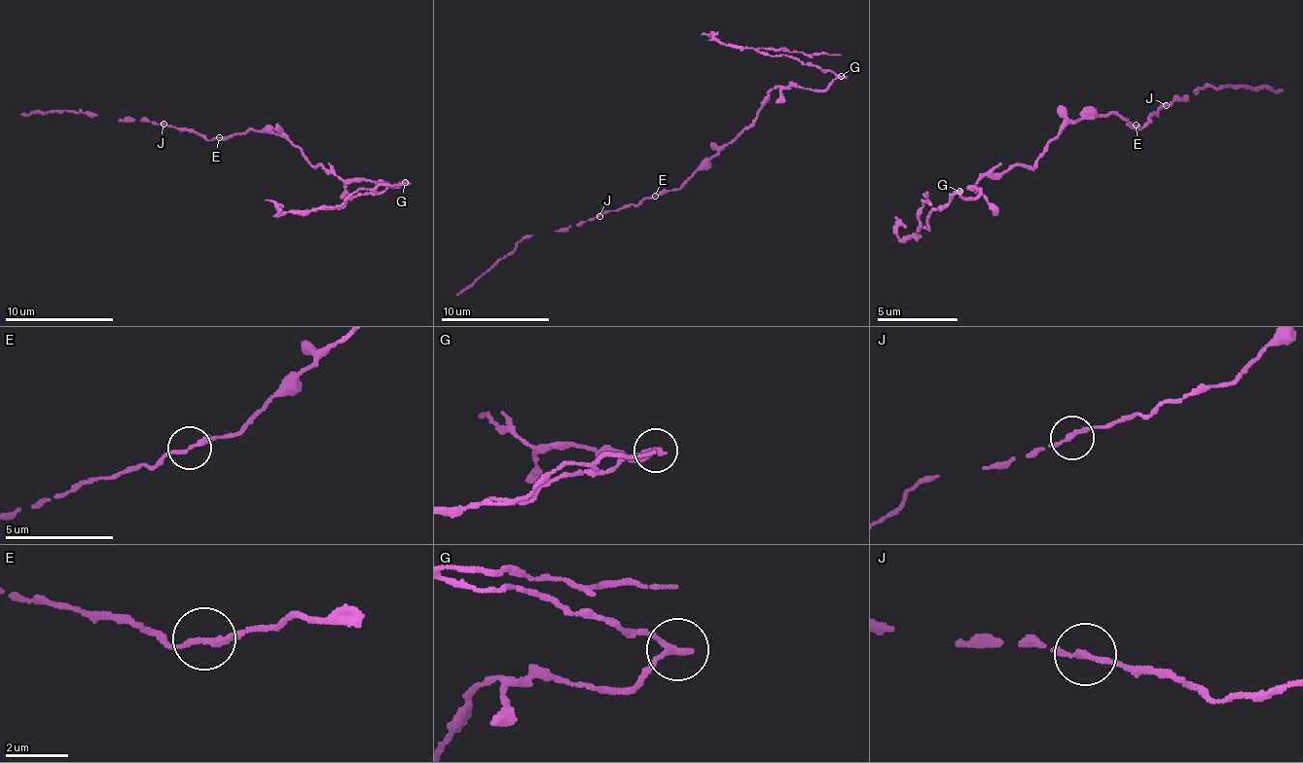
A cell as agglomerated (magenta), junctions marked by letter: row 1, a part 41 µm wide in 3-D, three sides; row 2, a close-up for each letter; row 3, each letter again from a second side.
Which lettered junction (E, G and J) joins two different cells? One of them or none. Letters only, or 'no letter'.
G

